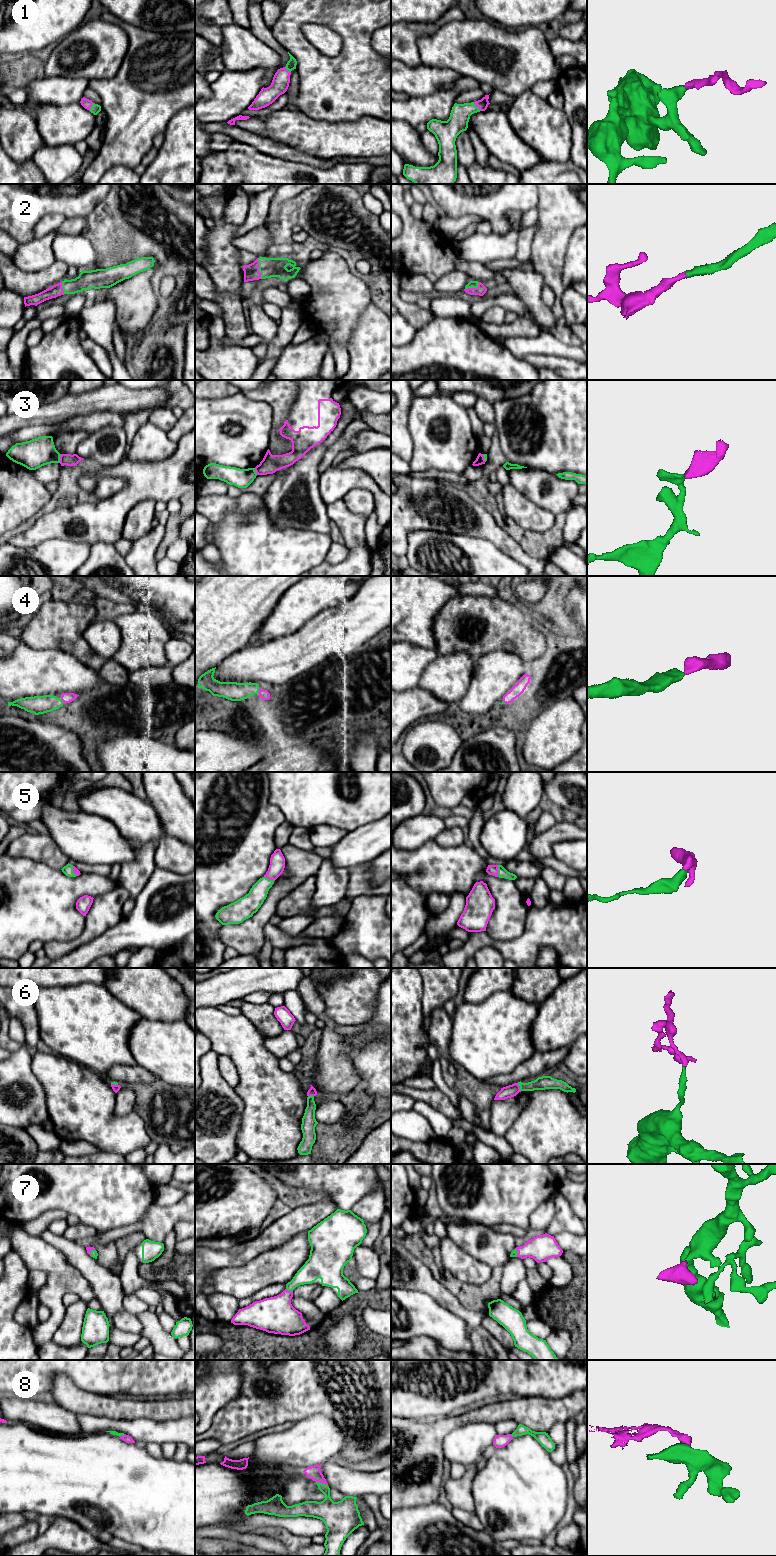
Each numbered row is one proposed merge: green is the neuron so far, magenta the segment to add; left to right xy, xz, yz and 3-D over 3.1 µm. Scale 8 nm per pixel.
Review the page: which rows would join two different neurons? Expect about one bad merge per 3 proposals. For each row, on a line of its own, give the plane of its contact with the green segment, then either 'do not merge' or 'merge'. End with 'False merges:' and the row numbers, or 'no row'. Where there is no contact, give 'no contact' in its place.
1: yz | merge
2: xz | merge
3: xy | do not merge
4: xy | merge
5: yz | merge
6: yz | merge
7: xz | merge
8: xz | merge
False merges: 3

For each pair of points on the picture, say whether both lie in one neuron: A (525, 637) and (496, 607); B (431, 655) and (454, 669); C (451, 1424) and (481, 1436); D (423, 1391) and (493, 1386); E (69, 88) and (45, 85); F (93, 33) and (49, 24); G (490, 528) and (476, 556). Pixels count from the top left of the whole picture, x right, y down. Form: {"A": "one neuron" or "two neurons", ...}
{"A": "one neuron", "B": "two neurons", "C": "two neurons", "D": "one neuron", "E": "one neuron", "F": "two neurons", "G": "two neurons"}

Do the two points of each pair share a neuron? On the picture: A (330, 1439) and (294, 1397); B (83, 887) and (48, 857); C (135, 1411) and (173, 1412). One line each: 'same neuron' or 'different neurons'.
A: different neurons
B: different neurons
C: same neuron

